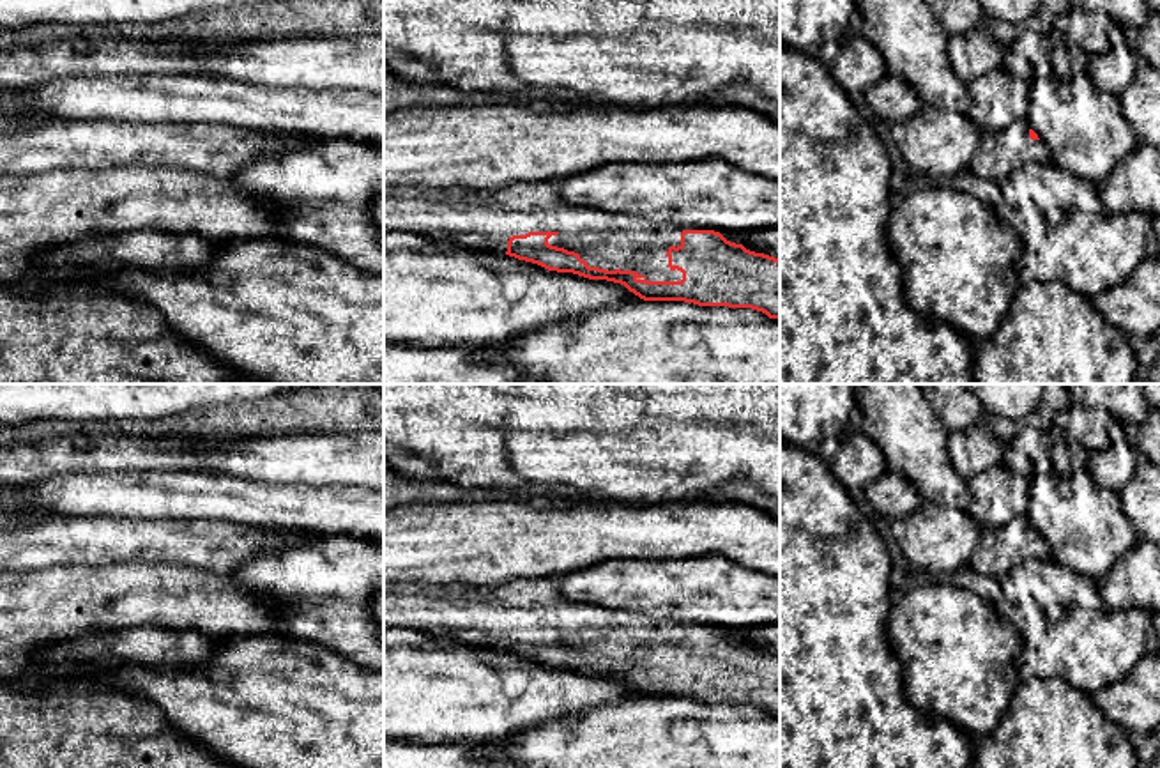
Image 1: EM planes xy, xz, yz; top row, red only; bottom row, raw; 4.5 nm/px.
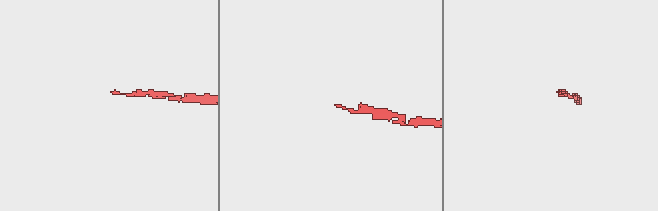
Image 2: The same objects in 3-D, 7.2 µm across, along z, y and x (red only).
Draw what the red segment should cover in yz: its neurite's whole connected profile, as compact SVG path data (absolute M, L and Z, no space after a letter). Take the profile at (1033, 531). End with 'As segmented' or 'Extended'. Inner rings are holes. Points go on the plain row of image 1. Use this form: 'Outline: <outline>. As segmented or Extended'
Outline: M1017 517L1001 527L981 527L981 541L969 564L976 573L1001 579L1010 568L1026 559L1050 557L1049 545L1029 524L1027 517Z. Extended

